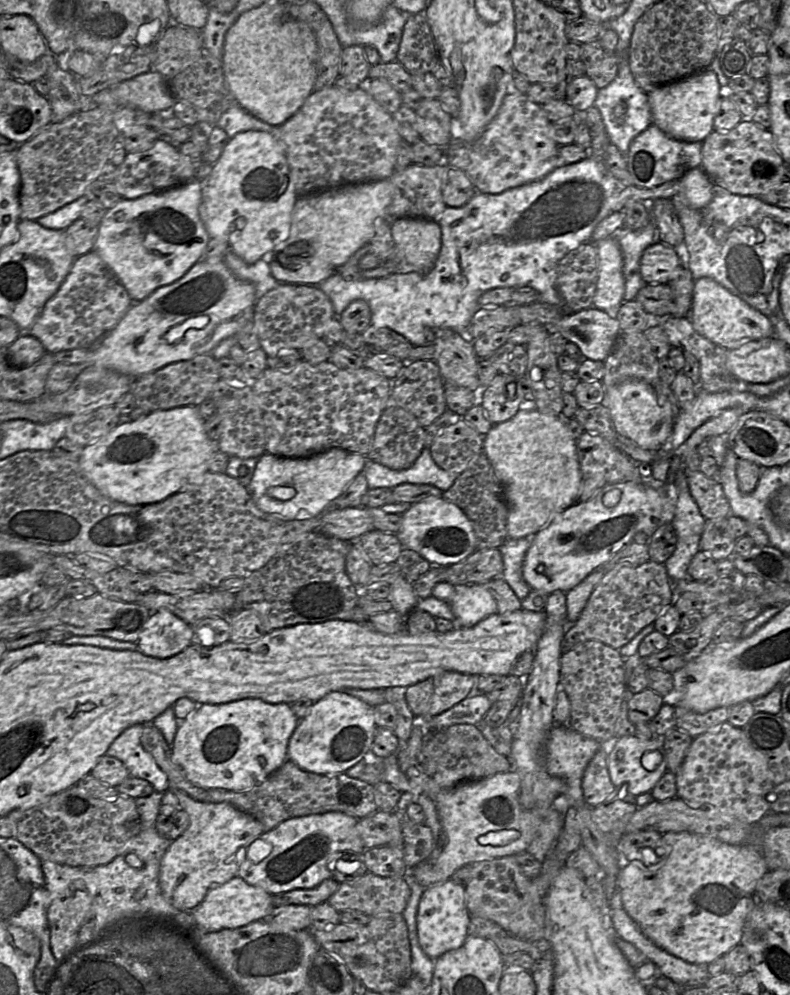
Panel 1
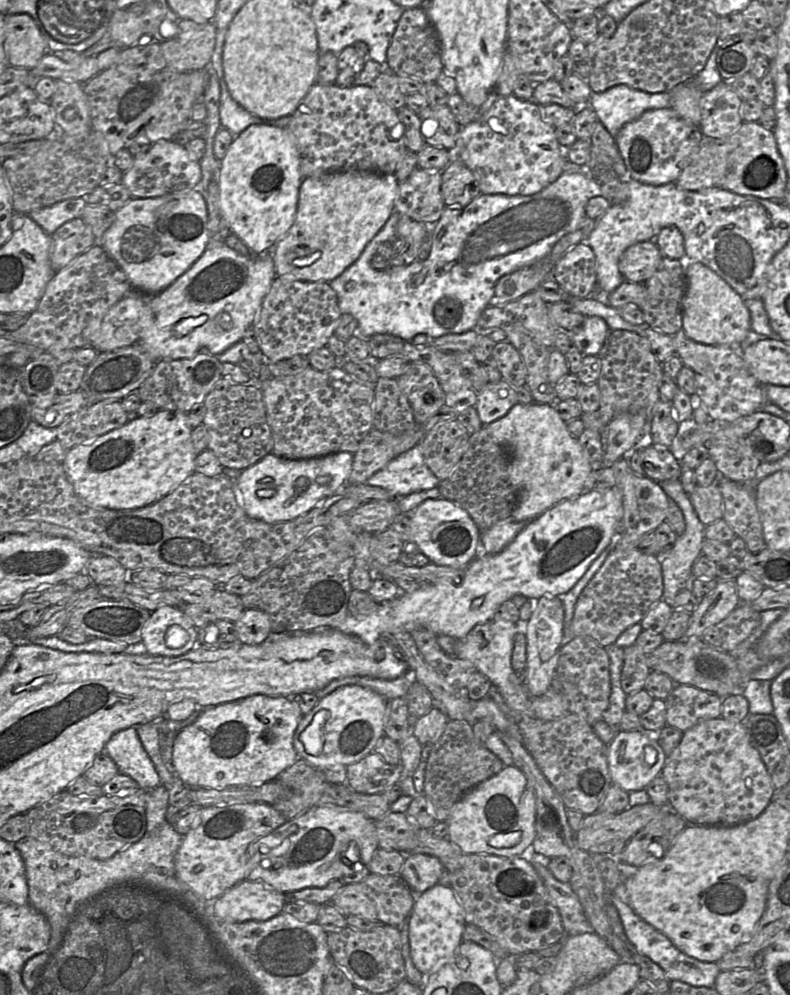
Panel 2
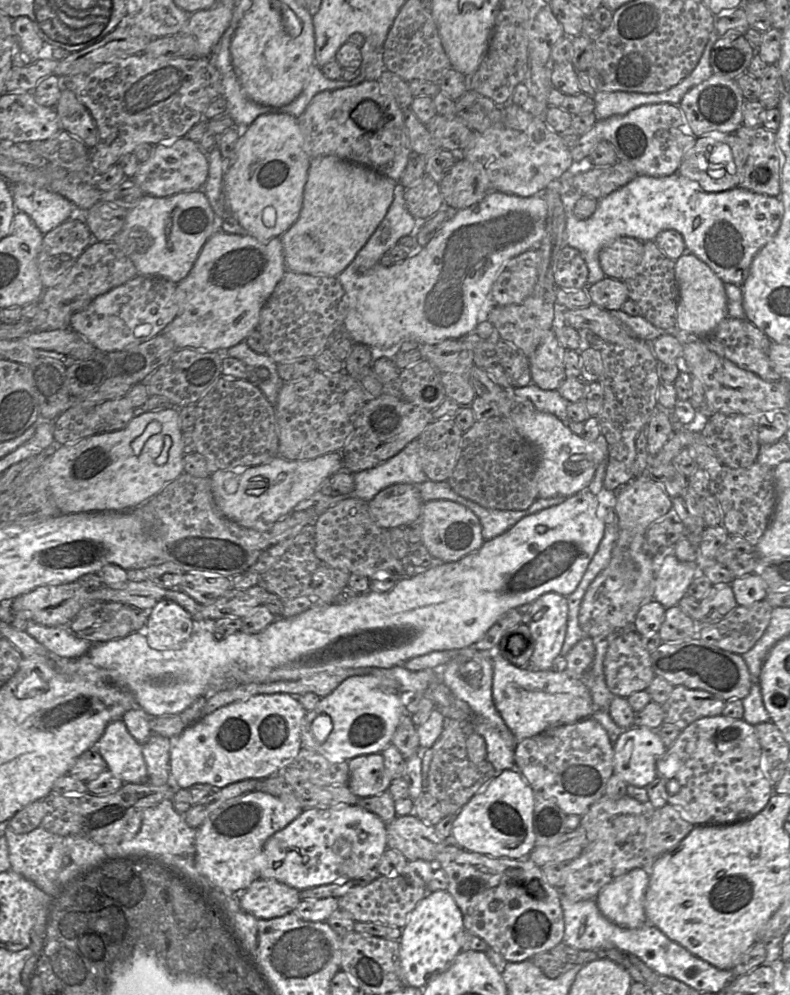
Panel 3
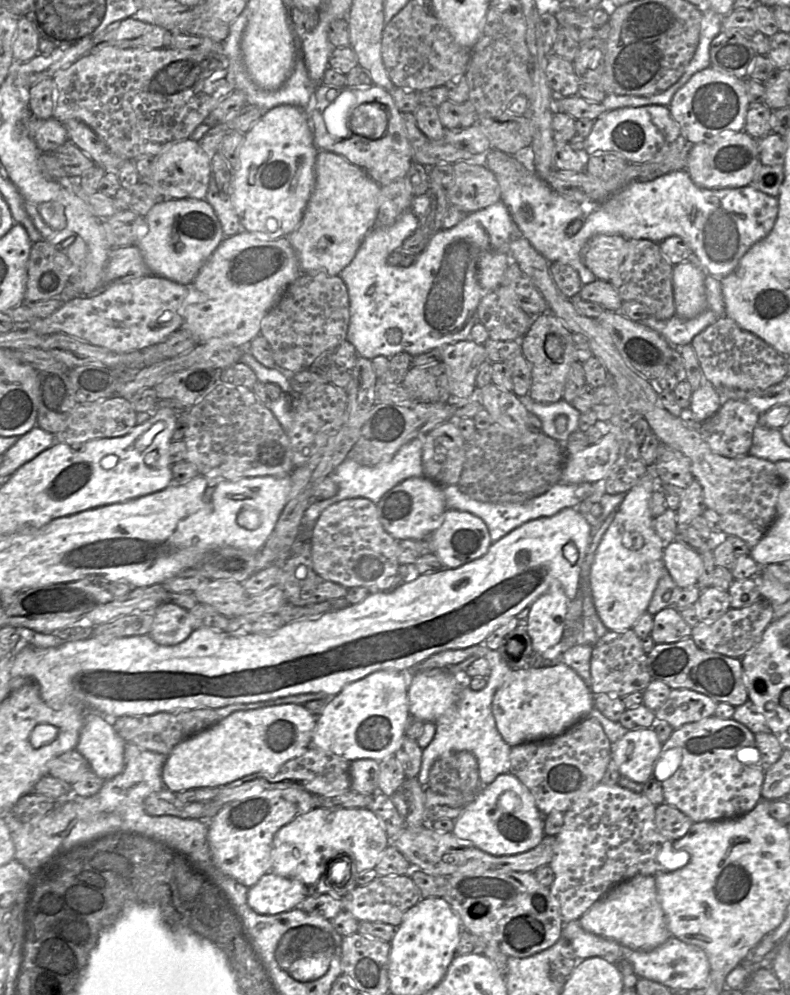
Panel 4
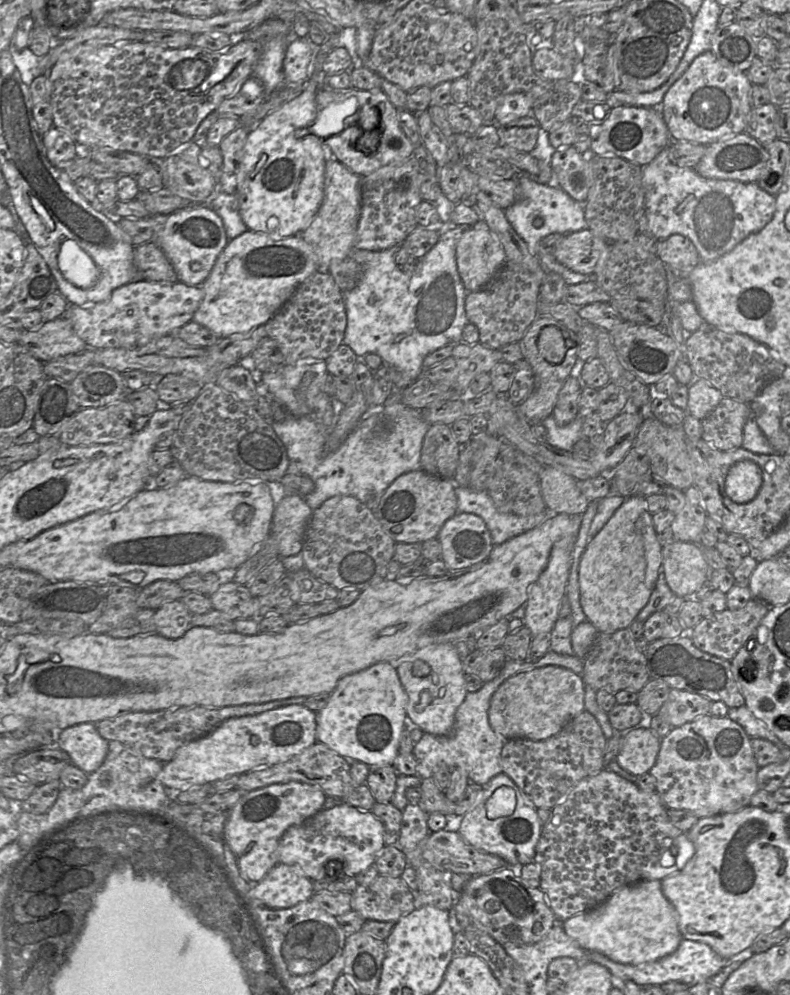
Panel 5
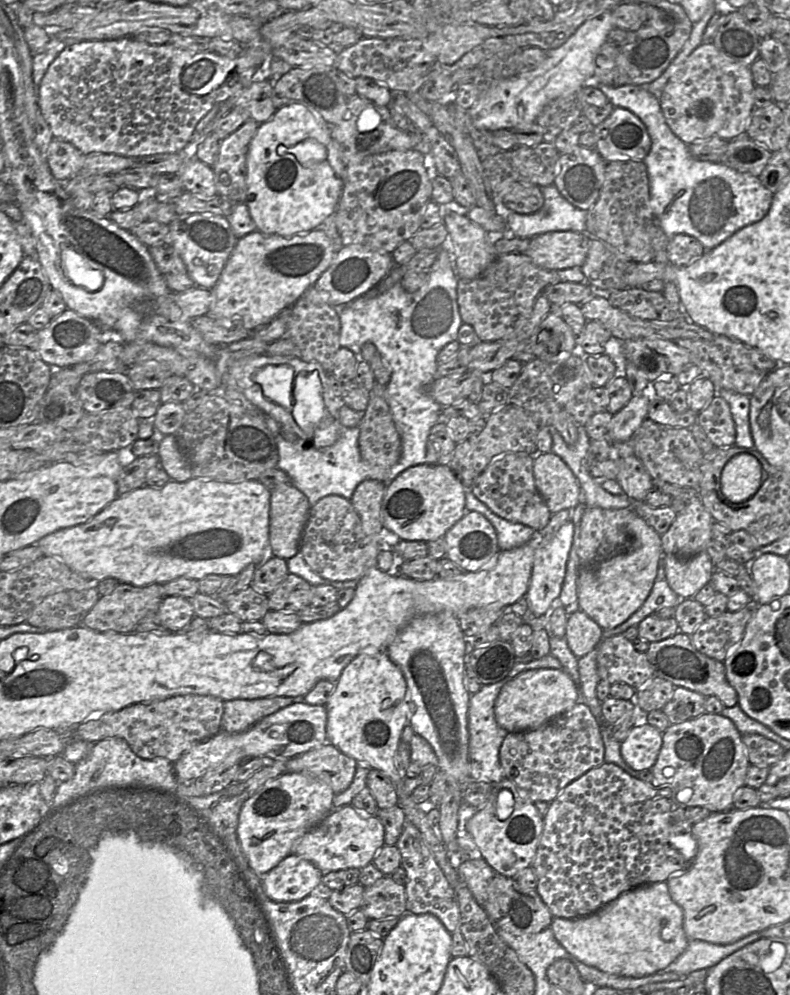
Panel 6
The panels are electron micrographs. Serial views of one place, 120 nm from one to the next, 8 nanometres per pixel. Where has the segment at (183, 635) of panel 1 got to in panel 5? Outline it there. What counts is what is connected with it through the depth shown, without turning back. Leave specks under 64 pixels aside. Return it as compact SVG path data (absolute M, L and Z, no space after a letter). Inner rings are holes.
M180 600L166 602L155 611L155 632L168 639L178 639L191 628L192 615Z

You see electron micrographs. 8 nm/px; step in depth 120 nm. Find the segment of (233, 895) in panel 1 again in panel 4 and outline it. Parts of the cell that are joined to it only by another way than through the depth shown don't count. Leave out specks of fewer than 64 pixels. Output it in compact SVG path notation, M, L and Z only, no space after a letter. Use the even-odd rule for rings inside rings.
M273 872L263 875L248 889L247 902L262 915L275 915L298 907L308 896L308 886Z

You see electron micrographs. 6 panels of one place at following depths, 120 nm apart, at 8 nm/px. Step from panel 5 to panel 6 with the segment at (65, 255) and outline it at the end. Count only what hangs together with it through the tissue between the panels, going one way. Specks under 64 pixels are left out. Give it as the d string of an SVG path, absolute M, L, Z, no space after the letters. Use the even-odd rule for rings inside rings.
M71 248L62 252L62 264L67 278L76 286L87 291L97 291L104 283L104 275L93 268L80 254Z

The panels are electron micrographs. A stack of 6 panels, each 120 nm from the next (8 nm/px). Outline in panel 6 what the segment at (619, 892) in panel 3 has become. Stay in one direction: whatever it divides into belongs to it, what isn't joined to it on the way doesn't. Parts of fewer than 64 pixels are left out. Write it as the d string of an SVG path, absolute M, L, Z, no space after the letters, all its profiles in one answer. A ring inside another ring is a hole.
M665 881L626 891L595 913L585 917L574 919L554 917L550 928L556 940L582 963L606 973L624 977L641 978L658 973L675 961L689 943L683 926L683 911L672 900Z

